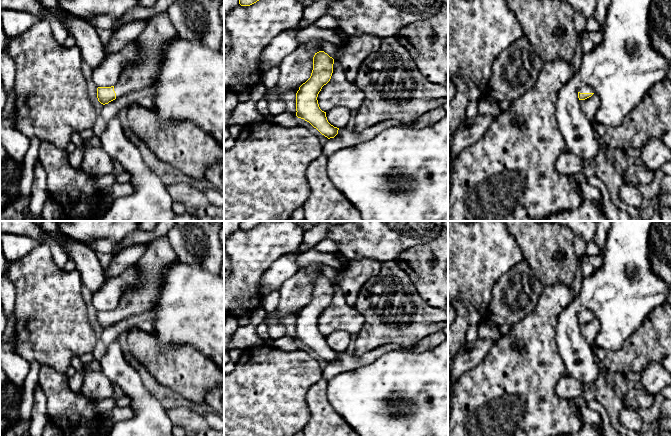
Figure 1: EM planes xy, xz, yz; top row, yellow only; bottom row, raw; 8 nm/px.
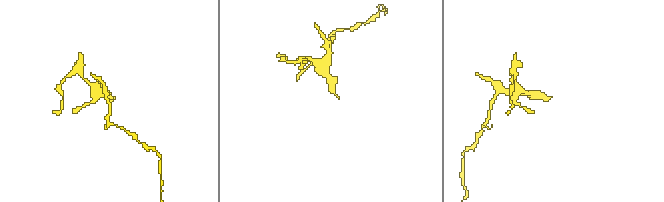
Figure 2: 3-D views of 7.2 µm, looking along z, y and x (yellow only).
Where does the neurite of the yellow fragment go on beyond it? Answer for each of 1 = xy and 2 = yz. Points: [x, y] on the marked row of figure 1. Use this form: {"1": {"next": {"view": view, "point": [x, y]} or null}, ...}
{"1": {"next": {"view": "xy", "point": [159, 30]}}, "2": {"next": {"view": "yz", "point": [584, 88]}}}

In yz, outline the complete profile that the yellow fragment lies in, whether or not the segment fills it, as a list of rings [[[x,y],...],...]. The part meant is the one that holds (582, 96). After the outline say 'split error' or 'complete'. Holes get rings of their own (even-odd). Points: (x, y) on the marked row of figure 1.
[[[582,84],[578,88],[578,98],[579,100],[585,100],[589,97],[591,97],[594,94],[594,90],[591,86]]]; split error

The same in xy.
[[[159,12],[151,18],[146,20],[146,27],[142,34],[137,38],[138,47],[141,54],[136,62],[131,62],[124,70],[124,79],[119,80],[111,87],[98,87],[97,98],[98,101],[105,105],[109,102],[120,98],[129,92],[137,91],[146,87],[150,87],[158,79],[158,74],[161,70],[162,63],[159,61],[162,53],[162,48],[177,35],[167,12]]]; split error

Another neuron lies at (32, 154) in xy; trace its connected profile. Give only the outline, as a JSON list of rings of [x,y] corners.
[[[38,138],[30,139],[30,146],[23,161],[23,172],[17,200],[30,196],[34,181],[34,165],[38,161],[40,144],[41,141]]]

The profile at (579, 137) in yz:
[[[611,0],[606,20],[600,31],[602,43],[589,53],[583,53],[578,72],[560,89],[557,101],[557,122],[568,151],[584,161],[596,161],[600,148],[591,127],[579,109],[578,88],[582,84],[593,88],[600,98],[593,123],[605,127],[619,126],[624,118],[643,100],[653,85],[662,81],[671,60],[656,51],[649,36],[649,11],[652,0]]]

